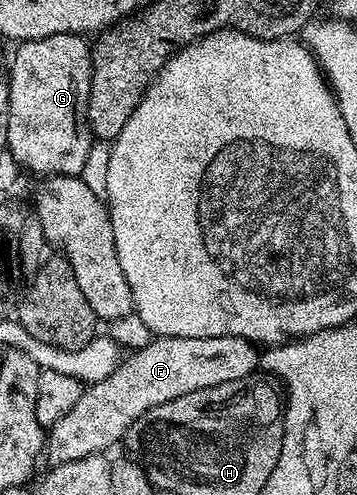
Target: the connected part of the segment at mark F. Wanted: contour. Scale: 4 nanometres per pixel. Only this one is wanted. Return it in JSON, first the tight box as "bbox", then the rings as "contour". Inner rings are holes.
{"bbox":[43,337,259,464],"contour":[[[153,337],[150,340],[134,355],[128,354],[111,377],[88,384],[79,401],[48,428],[43,455],[50,459],[50,464],[79,461],[79,457],[108,452],[108,447],[116,443],[118,446],[130,425],[143,417],[143,413],[155,409],[155,405],[175,401],[183,393],[223,385],[223,381],[239,381],[239,377],[252,375],[259,367],[258,344],[243,337]]]}

